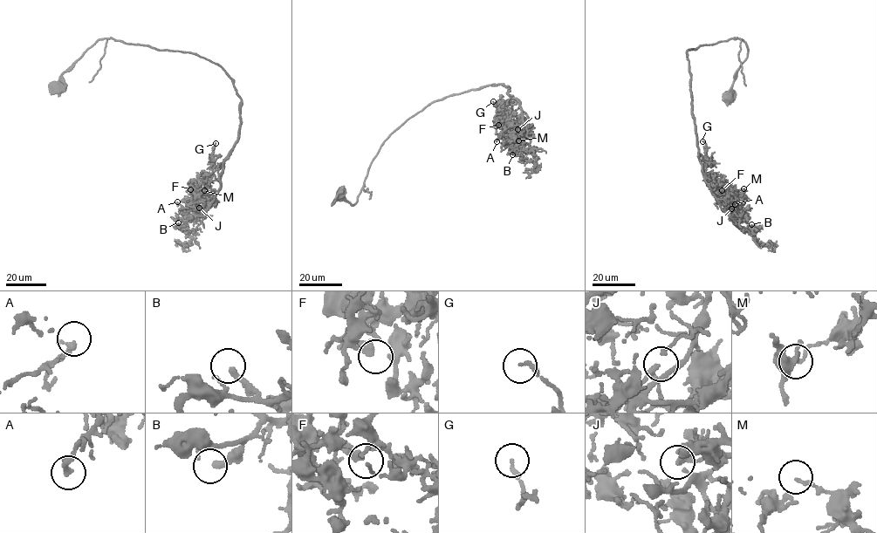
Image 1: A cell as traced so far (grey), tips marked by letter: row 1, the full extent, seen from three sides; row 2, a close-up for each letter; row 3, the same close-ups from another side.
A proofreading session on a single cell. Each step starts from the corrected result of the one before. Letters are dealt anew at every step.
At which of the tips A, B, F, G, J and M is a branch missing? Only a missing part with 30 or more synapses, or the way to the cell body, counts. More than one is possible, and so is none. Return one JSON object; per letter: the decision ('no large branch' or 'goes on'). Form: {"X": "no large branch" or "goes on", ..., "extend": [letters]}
{"A": "no large branch", "B": "no large branch", "F": "no large branch", "G": "no large branch", "J": "no large branch", "M": "no large branch", "extend": []}

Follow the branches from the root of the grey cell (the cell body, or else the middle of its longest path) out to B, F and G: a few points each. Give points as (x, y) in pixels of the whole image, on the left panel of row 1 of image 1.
B: (61, 87), (63, 72), (105, 38), (195, 53), (223, 70), (241, 101), (238, 140), (197, 229), (178, 222)
F: (61, 87), (63, 72), (105, 38), (217, 64), (241, 101), (239, 137), (220, 181), (201, 174), (190, 189)
G: (61, 87), (62, 74), (99, 39), (195, 53), (222, 67), (241, 101), (239, 137), (219, 181), (215, 143)

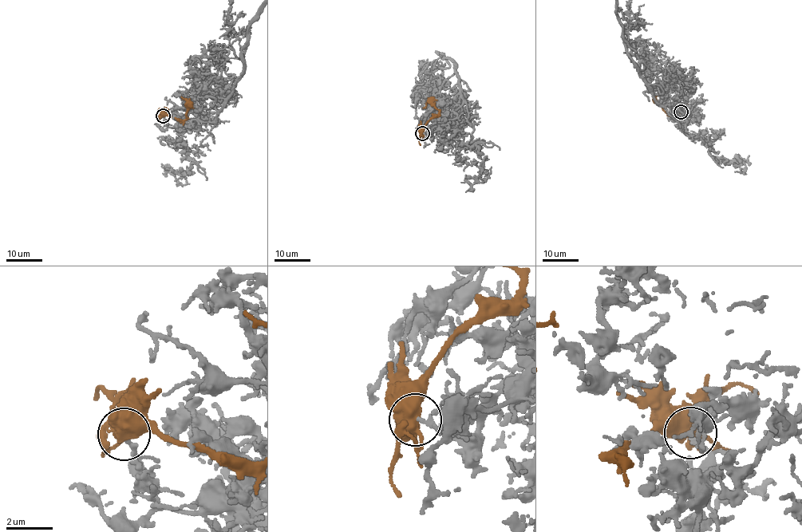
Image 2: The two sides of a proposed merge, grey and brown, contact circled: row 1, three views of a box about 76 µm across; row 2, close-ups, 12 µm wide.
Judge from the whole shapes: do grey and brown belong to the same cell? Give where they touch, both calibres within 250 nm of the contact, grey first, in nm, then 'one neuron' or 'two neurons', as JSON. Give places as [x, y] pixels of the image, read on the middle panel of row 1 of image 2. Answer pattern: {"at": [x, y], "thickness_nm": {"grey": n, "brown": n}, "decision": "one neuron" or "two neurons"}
{"at": [422, 133], "thickness_nm": {"grey": 180, "brown": 550}, "decision": "two neurons"}

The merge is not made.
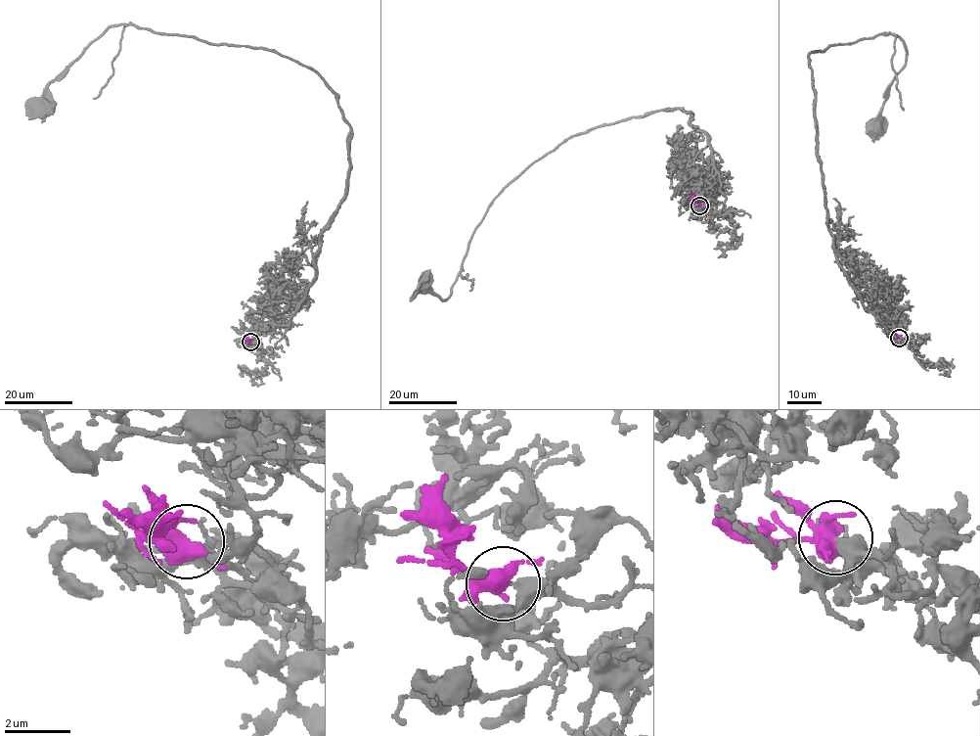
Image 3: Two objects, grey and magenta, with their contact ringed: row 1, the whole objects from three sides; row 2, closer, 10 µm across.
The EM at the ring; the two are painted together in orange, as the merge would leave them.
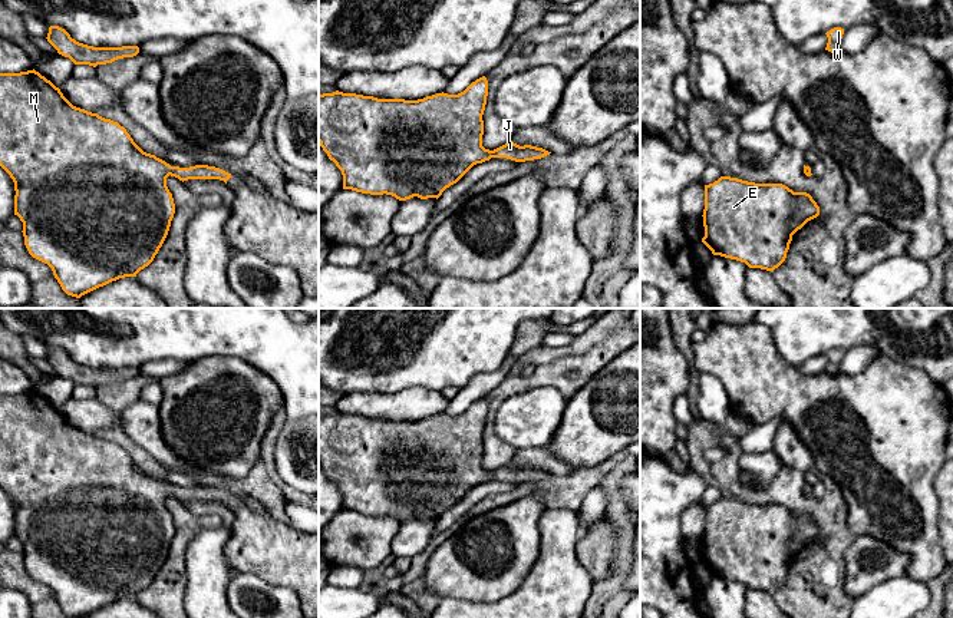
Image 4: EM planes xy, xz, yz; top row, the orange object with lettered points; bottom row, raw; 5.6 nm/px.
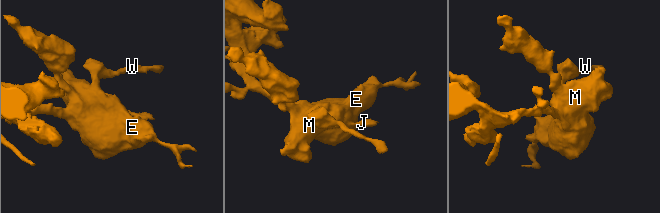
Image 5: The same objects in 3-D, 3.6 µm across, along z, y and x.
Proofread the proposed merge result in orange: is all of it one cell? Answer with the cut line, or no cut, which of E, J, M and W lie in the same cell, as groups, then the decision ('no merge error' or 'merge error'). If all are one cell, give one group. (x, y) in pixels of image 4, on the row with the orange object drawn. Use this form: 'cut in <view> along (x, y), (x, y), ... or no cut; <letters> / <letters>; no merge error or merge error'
no cut; E J M W; no merge error

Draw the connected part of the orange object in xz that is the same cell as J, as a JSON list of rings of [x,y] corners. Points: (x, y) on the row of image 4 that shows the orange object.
[[[488,80],[472,82],[458,95],[436,93],[418,100],[377,99],[356,93],[319,95],[319,143],[343,175],[343,189],[370,195],[392,195],[399,201],[413,196],[439,198],[474,165],[491,158],[515,162],[541,159],[551,152],[508,143],[489,151],[482,146]]]

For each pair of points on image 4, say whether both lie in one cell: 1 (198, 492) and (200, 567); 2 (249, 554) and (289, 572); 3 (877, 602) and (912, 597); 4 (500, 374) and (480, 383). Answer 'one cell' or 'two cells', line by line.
1: two cells
2: one cell
3: one cell
4: one cell

